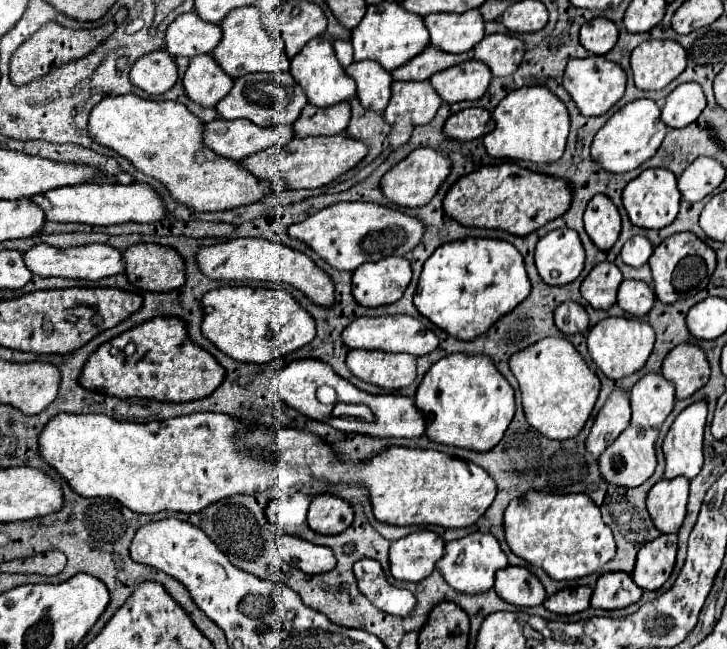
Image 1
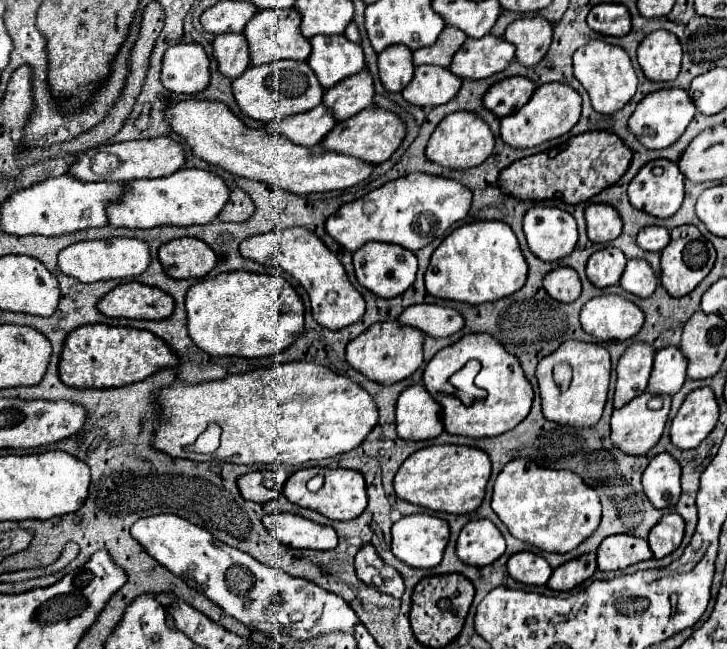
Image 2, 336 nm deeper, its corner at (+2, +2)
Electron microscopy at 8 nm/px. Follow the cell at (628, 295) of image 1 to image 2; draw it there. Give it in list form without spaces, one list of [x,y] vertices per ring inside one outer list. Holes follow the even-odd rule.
[[[628,260],[620,286],[630,294],[648,298],[656,288],[656,274],[644,260]]]

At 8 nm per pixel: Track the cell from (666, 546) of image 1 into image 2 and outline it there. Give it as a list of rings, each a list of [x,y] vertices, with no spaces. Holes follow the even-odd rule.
[[[670,512],[660,518],[660,522],[650,530],[648,544],[654,554],[654,558],[664,558],[672,554],[684,536],[684,520],[680,520],[678,514]]]

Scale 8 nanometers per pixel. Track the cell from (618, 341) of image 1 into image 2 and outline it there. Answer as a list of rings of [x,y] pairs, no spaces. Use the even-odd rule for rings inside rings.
[[[604,294],[582,306],[580,324],[602,342],[626,342],[644,326],[644,312],[622,296]]]

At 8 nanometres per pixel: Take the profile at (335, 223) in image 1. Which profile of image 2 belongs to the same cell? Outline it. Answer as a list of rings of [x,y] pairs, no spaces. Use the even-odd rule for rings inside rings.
[[[416,172],[380,186],[360,200],[340,206],[340,210],[326,220],[324,228],[348,252],[356,252],[368,242],[388,242],[418,252],[440,238],[454,222],[462,220],[470,210],[470,200],[472,192],[462,188],[462,184]]]

